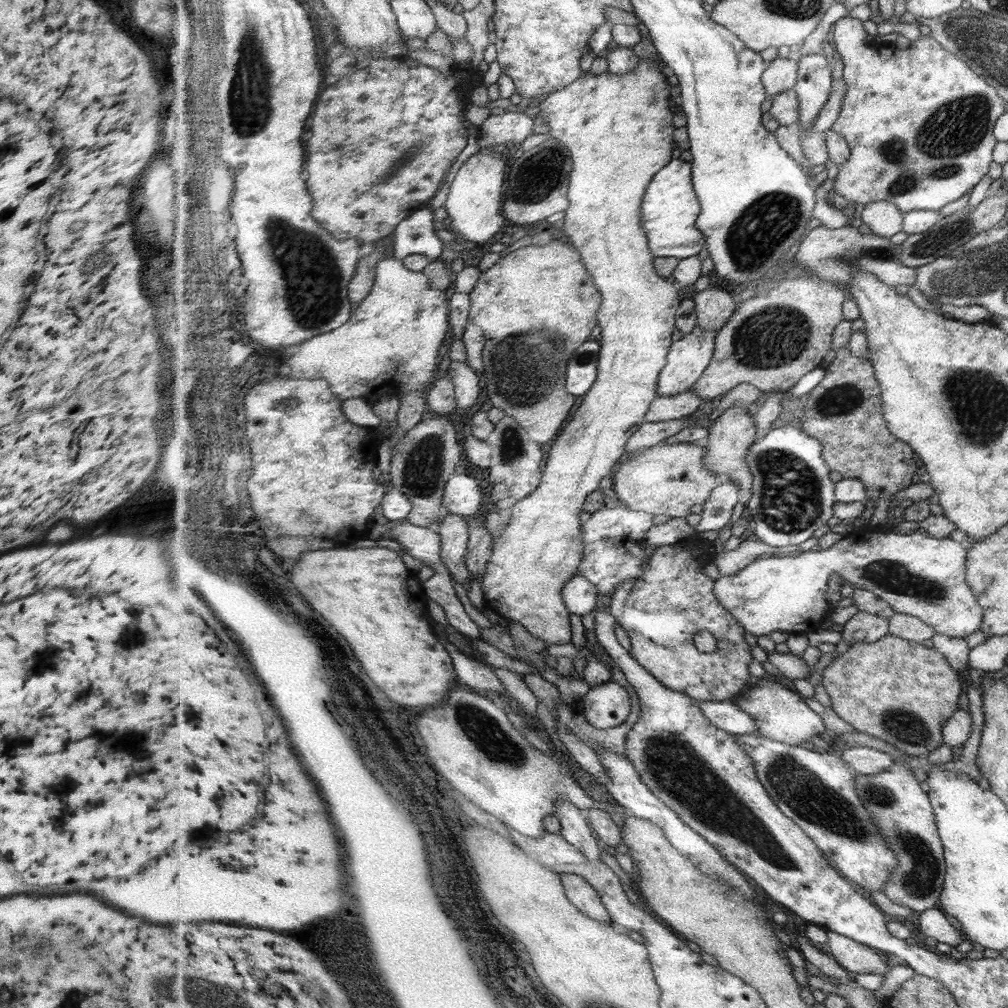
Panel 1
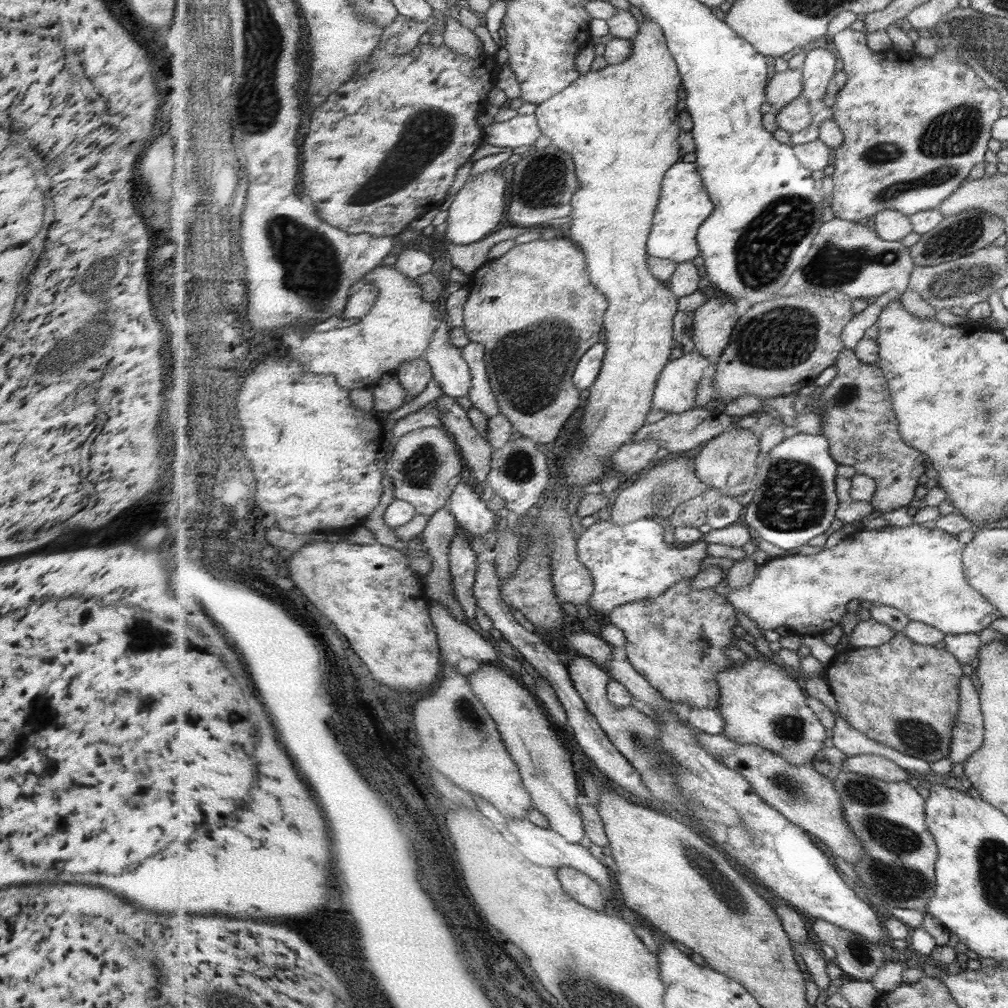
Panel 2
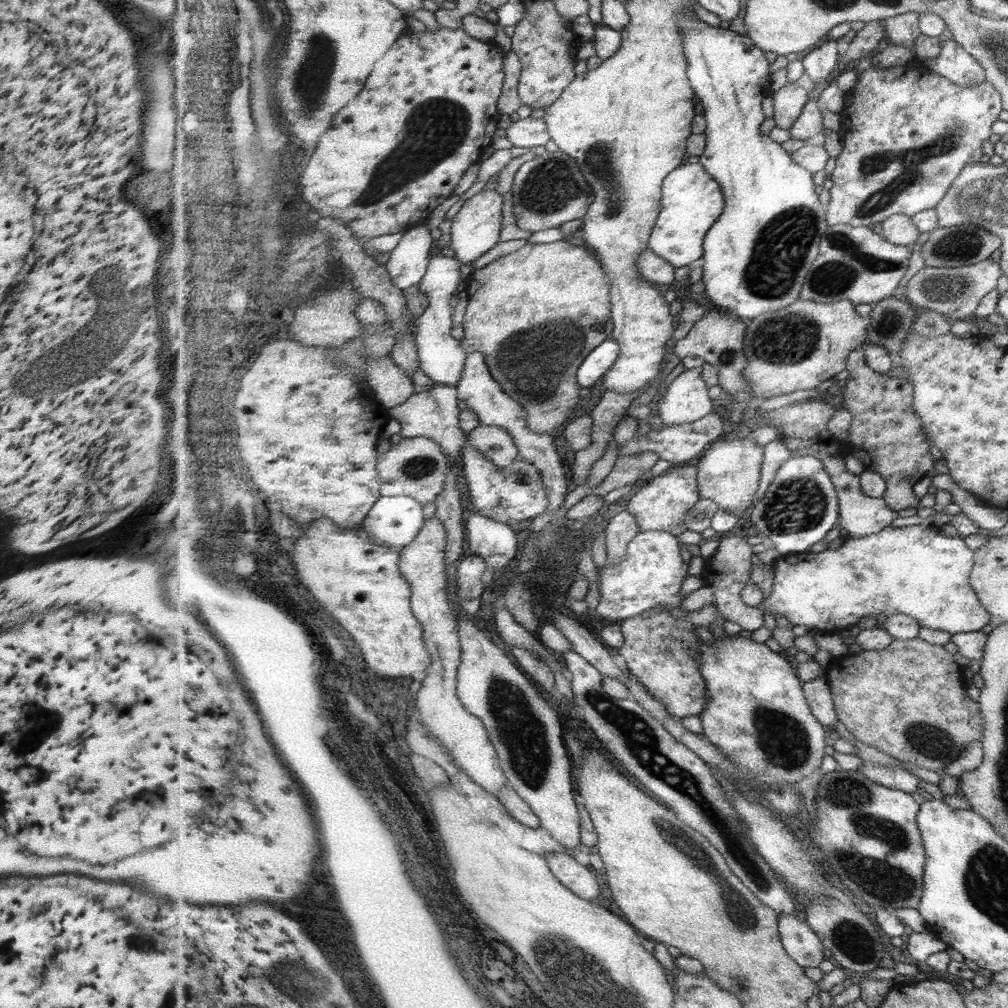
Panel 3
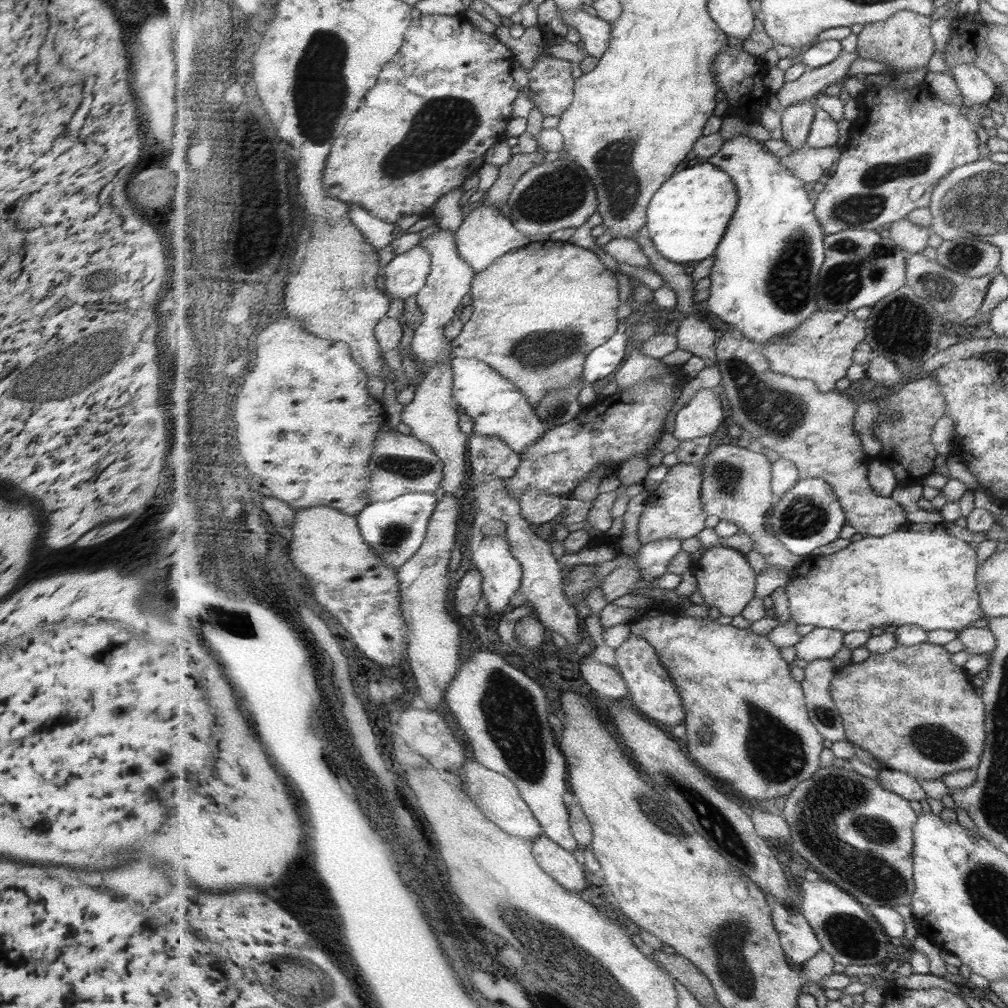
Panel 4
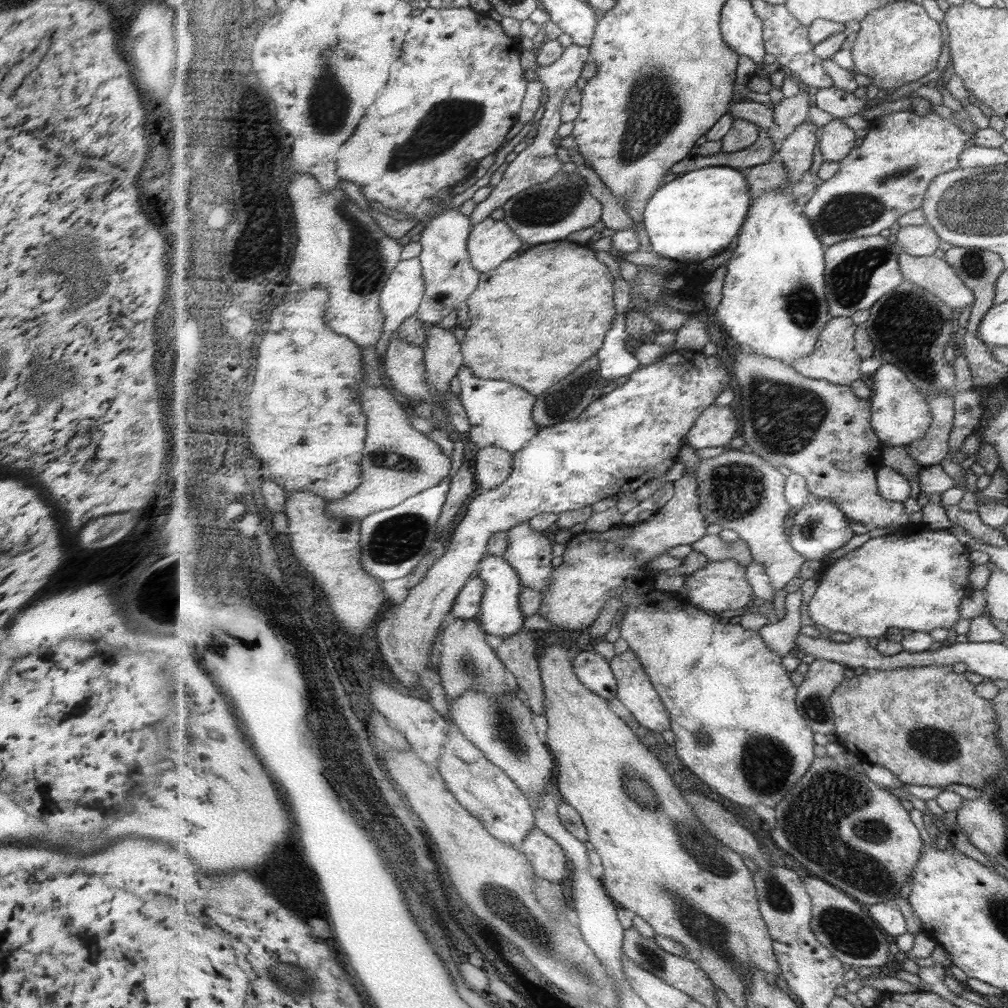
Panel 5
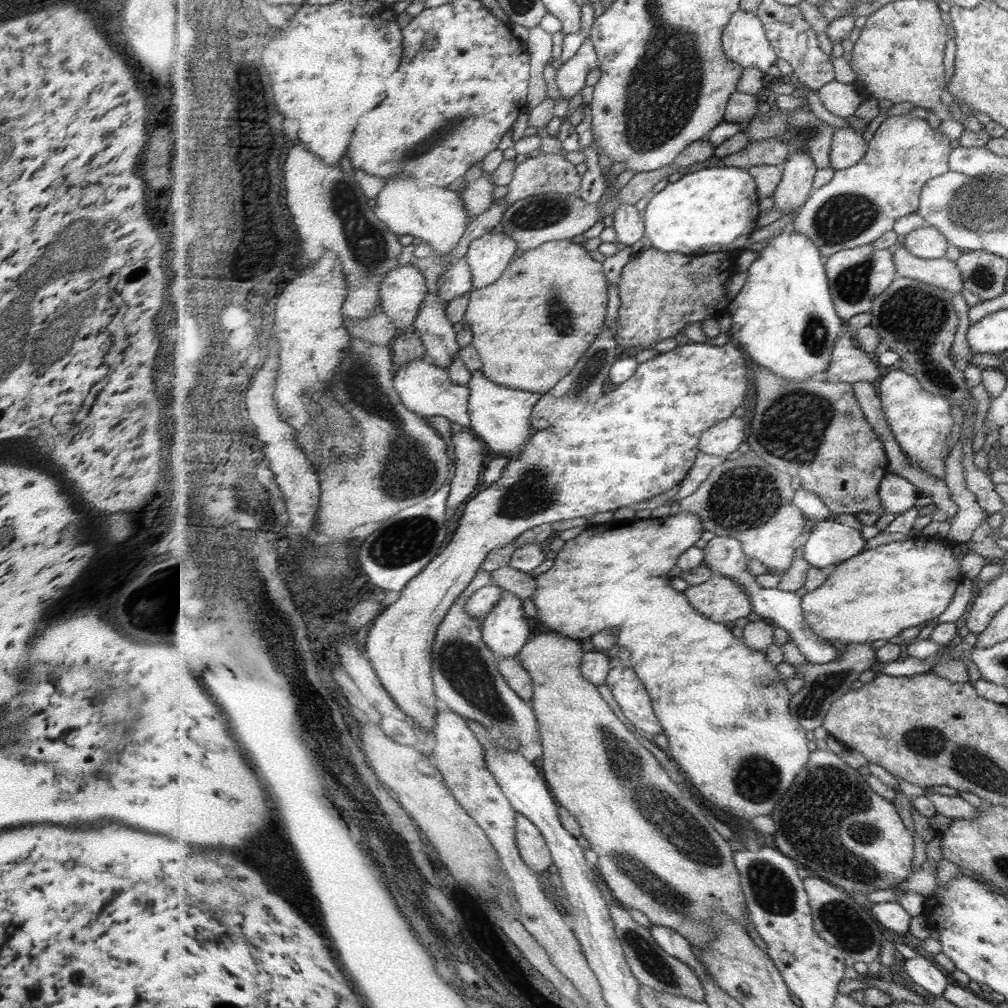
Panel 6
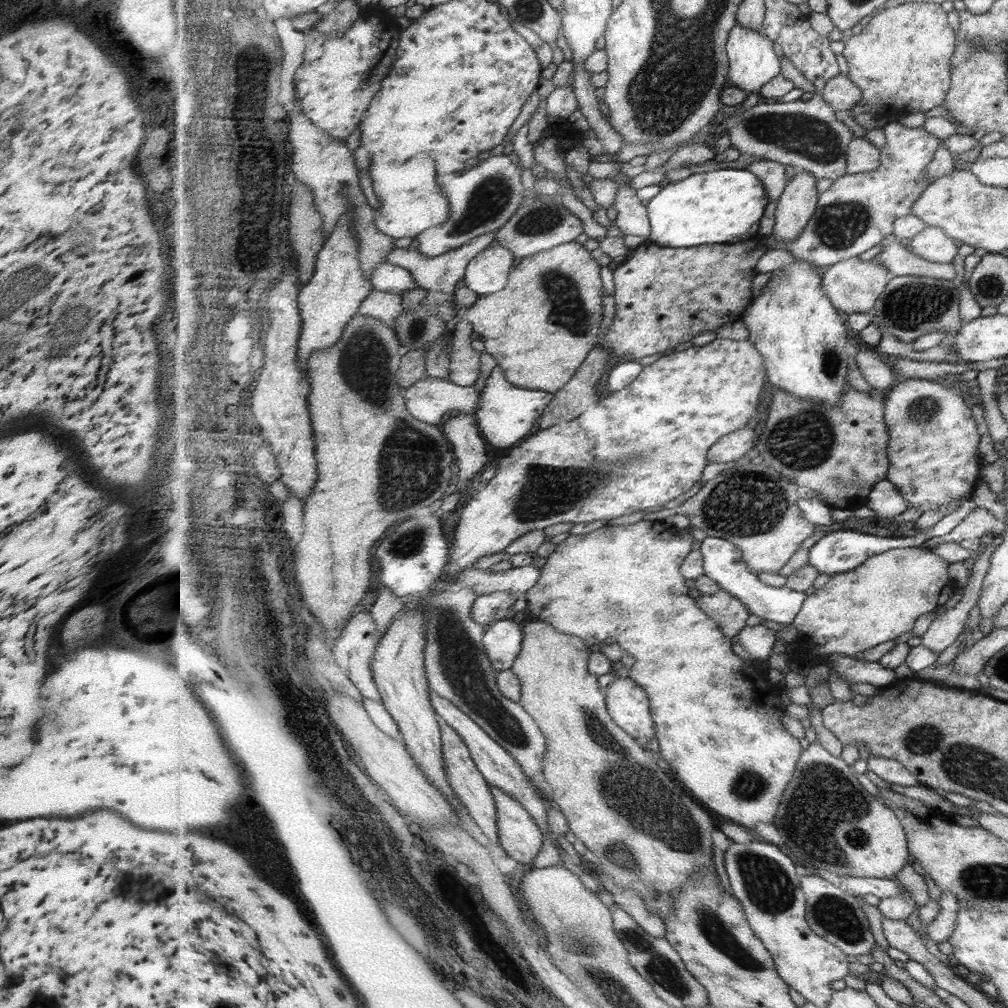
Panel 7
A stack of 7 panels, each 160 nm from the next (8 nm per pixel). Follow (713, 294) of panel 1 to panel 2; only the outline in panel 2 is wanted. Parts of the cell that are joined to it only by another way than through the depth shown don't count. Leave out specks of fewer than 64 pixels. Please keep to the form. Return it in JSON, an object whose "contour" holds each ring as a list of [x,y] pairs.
{"contour":[[[719,298],[707,300],[694,311],[692,341],[696,350],[714,362],[719,361],[741,317],[735,303]]]}

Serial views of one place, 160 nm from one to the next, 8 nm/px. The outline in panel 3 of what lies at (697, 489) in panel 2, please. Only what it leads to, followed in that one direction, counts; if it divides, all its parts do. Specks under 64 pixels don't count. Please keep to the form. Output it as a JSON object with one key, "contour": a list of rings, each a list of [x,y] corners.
{"contour":[[[628,509],[619,512],[609,520],[605,528],[607,555],[611,563],[619,563],[627,557],[629,545],[640,533],[638,517]]]}

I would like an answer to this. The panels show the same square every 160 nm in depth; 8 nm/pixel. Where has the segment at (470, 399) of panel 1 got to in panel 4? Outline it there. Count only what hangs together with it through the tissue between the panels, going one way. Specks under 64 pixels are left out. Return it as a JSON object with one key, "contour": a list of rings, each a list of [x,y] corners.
{"contour":[[[440,229],[420,242],[421,247],[429,251],[432,260],[432,271],[426,287],[416,296],[422,310],[423,321],[414,333],[409,335],[408,344],[420,364],[434,367],[441,361],[453,358],[451,340],[446,337],[445,328],[457,318],[457,308],[463,298],[470,294],[476,277],[475,269],[459,253],[457,235],[453,230]]]}

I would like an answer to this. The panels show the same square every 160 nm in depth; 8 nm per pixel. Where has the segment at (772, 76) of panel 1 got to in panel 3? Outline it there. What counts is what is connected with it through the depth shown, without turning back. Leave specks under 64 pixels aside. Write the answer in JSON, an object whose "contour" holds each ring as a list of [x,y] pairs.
{"contour":[[[801,81],[787,83],[777,90],[774,99],[774,115],[776,126],[791,130],[802,116],[805,105],[810,101],[809,92],[803,88]]]}

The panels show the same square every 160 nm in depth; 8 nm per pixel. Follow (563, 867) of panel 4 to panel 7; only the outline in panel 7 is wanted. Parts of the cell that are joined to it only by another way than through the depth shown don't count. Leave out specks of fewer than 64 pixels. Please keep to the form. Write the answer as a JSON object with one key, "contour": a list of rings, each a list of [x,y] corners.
{"contour":[[[490,784],[497,805],[500,846],[523,864],[531,864],[542,851],[544,832],[534,816],[515,797]]]}

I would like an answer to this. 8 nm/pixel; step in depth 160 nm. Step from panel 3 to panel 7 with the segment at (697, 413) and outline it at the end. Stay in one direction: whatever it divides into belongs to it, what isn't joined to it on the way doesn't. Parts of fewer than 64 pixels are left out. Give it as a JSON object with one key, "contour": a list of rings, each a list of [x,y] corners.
{"contour":[[[743,428],[731,435],[723,436],[718,444],[713,445],[710,451],[709,462],[711,463],[728,463],[741,460],[747,452],[755,448],[755,430]]]}

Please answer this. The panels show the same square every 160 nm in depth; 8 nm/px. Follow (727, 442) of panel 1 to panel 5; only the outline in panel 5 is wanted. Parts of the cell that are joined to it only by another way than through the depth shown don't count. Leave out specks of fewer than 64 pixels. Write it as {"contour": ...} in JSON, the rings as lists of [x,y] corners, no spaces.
{"contour":[[[736,449],[702,461],[696,469],[696,474],[700,485],[698,490],[700,508],[705,513],[709,525],[719,524],[725,530],[737,532],[740,538],[749,545],[754,562],[765,566],[776,590],[785,588],[793,578],[799,576],[799,570],[803,568],[807,558],[796,552],[795,548],[791,546],[790,528],[785,528],[787,518],[793,514],[793,507],[787,501],[785,474],[781,474],[777,467],[761,456],[753,452],[745,454]]]}

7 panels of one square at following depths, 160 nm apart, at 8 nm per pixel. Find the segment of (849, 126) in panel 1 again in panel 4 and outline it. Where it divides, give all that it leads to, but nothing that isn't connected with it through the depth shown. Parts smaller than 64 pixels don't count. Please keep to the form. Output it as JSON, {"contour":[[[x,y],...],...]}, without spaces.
{"contour":[[[926,83],[899,92],[891,86],[866,88],[862,96],[855,98],[859,115],[852,123],[851,140],[845,145],[843,156],[836,170],[831,173],[824,189],[815,201],[815,215],[826,235],[837,234],[850,228],[888,227],[908,219],[917,208],[930,205],[935,187],[946,176],[960,166],[979,160],[979,136],[977,125],[980,118],[991,113],[987,102],[968,107],[967,116],[961,114],[961,107],[945,104],[931,91]]]}

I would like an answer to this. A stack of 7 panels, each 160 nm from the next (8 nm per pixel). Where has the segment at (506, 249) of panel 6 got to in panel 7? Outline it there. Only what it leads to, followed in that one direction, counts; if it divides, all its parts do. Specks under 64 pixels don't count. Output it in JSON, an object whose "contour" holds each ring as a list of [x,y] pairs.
{"contour":[[[494,243],[479,253],[468,266],[466,285],[480,295],[494,295],[507,285],[515,266],[515,255],[502,244]]]}

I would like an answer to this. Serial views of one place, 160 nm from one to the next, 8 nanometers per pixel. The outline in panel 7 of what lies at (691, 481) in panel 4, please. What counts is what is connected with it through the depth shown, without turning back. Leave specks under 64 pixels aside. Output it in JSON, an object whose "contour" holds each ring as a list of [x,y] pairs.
{"contour":[[[641,520],[637,523],[633,523],[630,525],[605,525],[590,533],[582,534],[582,535],[569,535],[565,540],[561,541],[556,549],[548,556],[547,562],[542,566],[542,577],[541,580],[526,593],[526,598],[528,600],[527,607],[534,614],[537,615],[539,620],[547,621],[551,626],[558,629],[559,632],[563,632],[566,635],[571,635],[572,637],[582,638],[589,646],[599,647],[602,642],[605,640],[609,640],[609,637],[615,640],[615,643],[620,644],[621,648],[632,655],[635,658],[635,663],[633,667],[629,670],[629,677],[631,680],[635,680],[639,686],[642,686],[646,689],[647,695],[650,697],[650,707],[651,714],[654,717],[655,730],[657,730],[656,738],[658,739],[658,744],[661,746],[659,754],[660,756],[668,763],[675,768],[675,772],[679,774],[679,780],[691,790],[692,794],[695,795],[695,798],[704,804],[709,810],[713,812],[717,812],[719,816],[725,816],[727,820],[731,818],[733,820],[733,824],[743,824],[743,826],[747,826],[747,828],[755,828],[759,822],[774,822],[775,816],[777,816],[777,812],[779,812],[779,806],[781,806],[781,800],[784,799],[785,791],[791,782],[791,779],[794,777],[795,771],[797,770],[797,763],[799,759],[802,758],[803,749],[801,749],[801,744],[799,744],[799,739],[791,736],[787,730],[785,730],[785,726],[781,723],[781,716],[783,716],[785,712],[785,705],[783,705],[783,698],[781,698],[780,687],[776,687],[771,684],[769,679],[767,679],[766,671],[761,669],[757,664],[755,659],[750,659],[749,661],[743,661],[739,659],[739,656],[733,652],[733,644],[731,644],[730,638],[727,638],[725,633],[722,631],[722,628],[719,626],[719,623],[716,623],[699,605],[696,600],[696,596],[691,596],[689,585],[687,584],[686,576],[683,576],[682,567],[685,563],[687,557],[690,556],[690,553],[695,550],[698,543],[693,539],[693,536],[690,532],[691,524],[689,527],[684,528],[687,532],[685,537],[679,537],[679,529],[668,526],[663,521],[651,521],[651,520]]]}

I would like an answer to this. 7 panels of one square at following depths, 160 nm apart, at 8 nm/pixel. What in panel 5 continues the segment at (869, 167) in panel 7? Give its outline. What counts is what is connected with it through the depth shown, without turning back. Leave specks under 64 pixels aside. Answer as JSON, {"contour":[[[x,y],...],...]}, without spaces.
{"contour":[[[832,119],[822,129],[819,147],[826,162],[840,163],[856,149],[857,134],[841,119]]]}

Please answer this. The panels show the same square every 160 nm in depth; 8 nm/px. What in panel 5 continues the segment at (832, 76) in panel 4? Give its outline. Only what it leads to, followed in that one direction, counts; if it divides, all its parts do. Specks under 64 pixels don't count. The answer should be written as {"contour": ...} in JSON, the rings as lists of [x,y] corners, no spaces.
{"contour":[[[801,86],[799,95],[783,98],[777,106],[773,107],[776,123],[770,128],[768,135],[774,142],[777,153],[781,150],[784,140],[793,134],[800,124],[808,121],[811,104],[812,101],[808,100],[807,89]]]}

